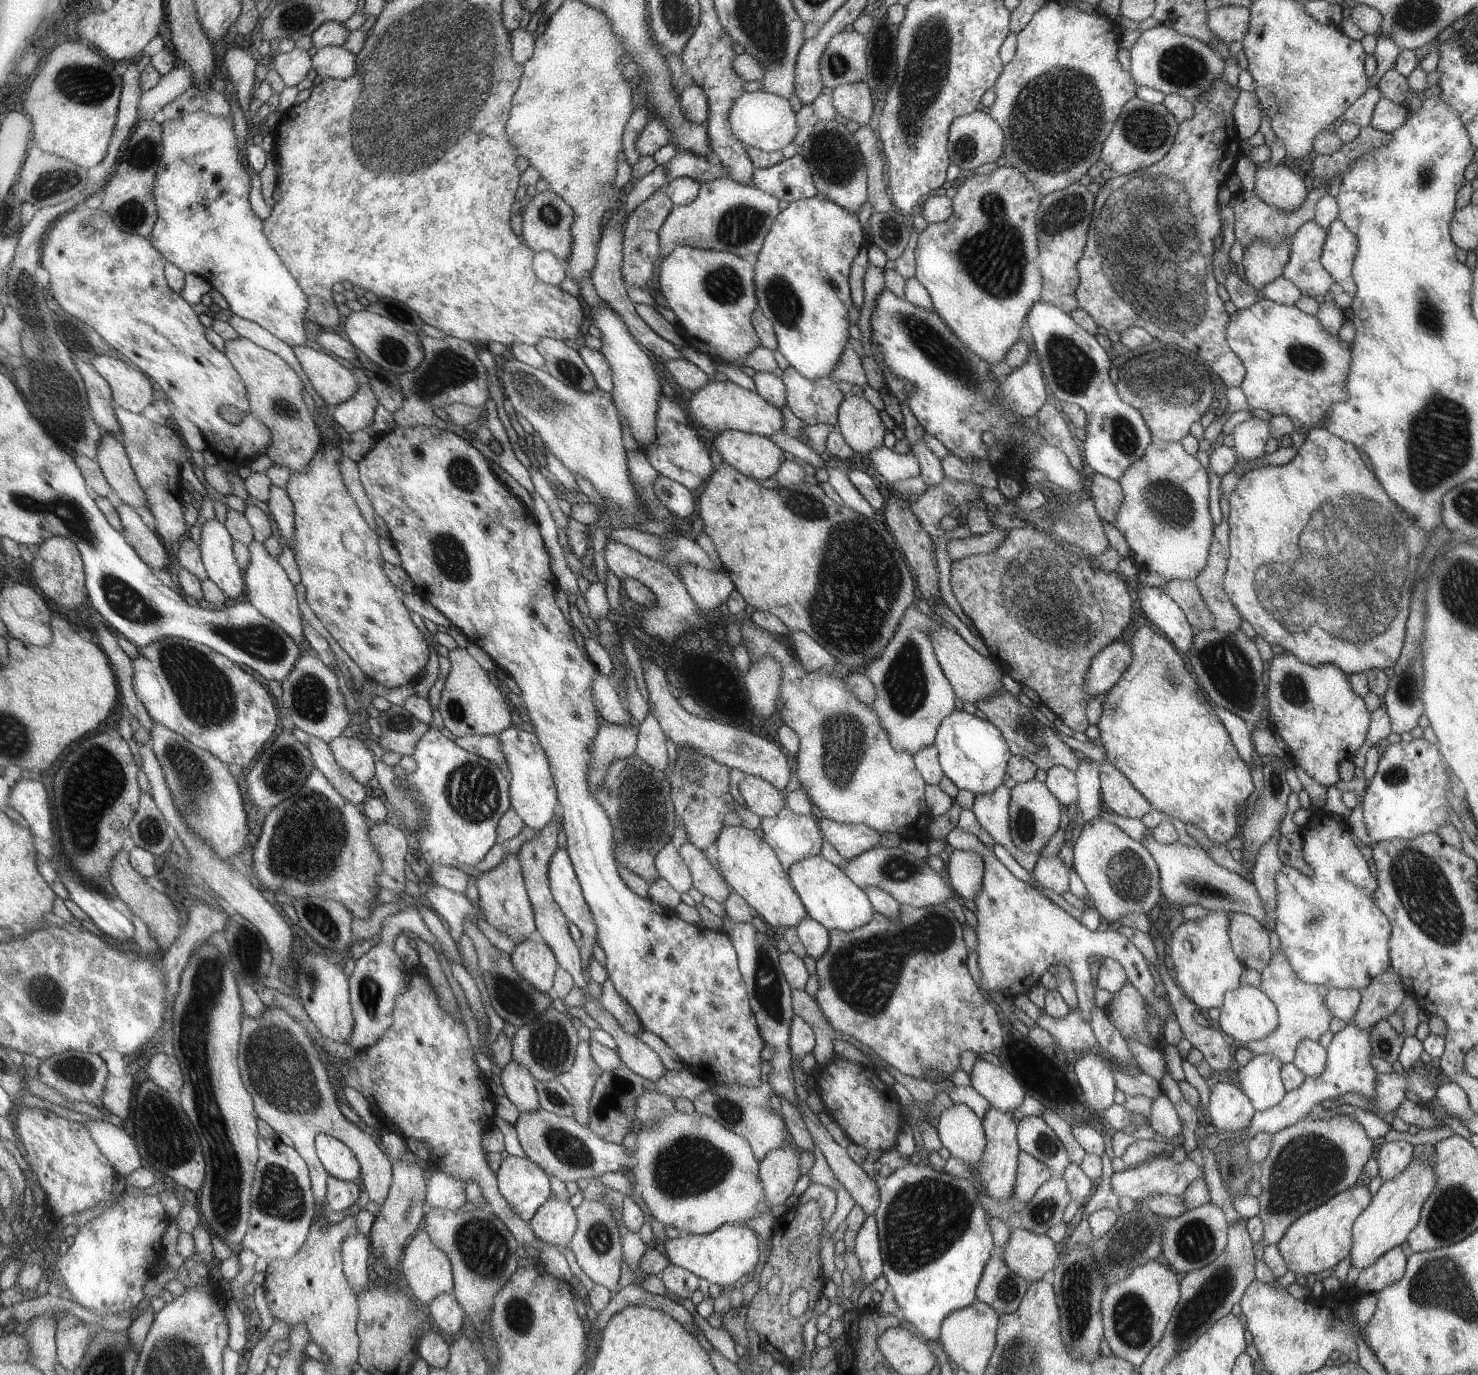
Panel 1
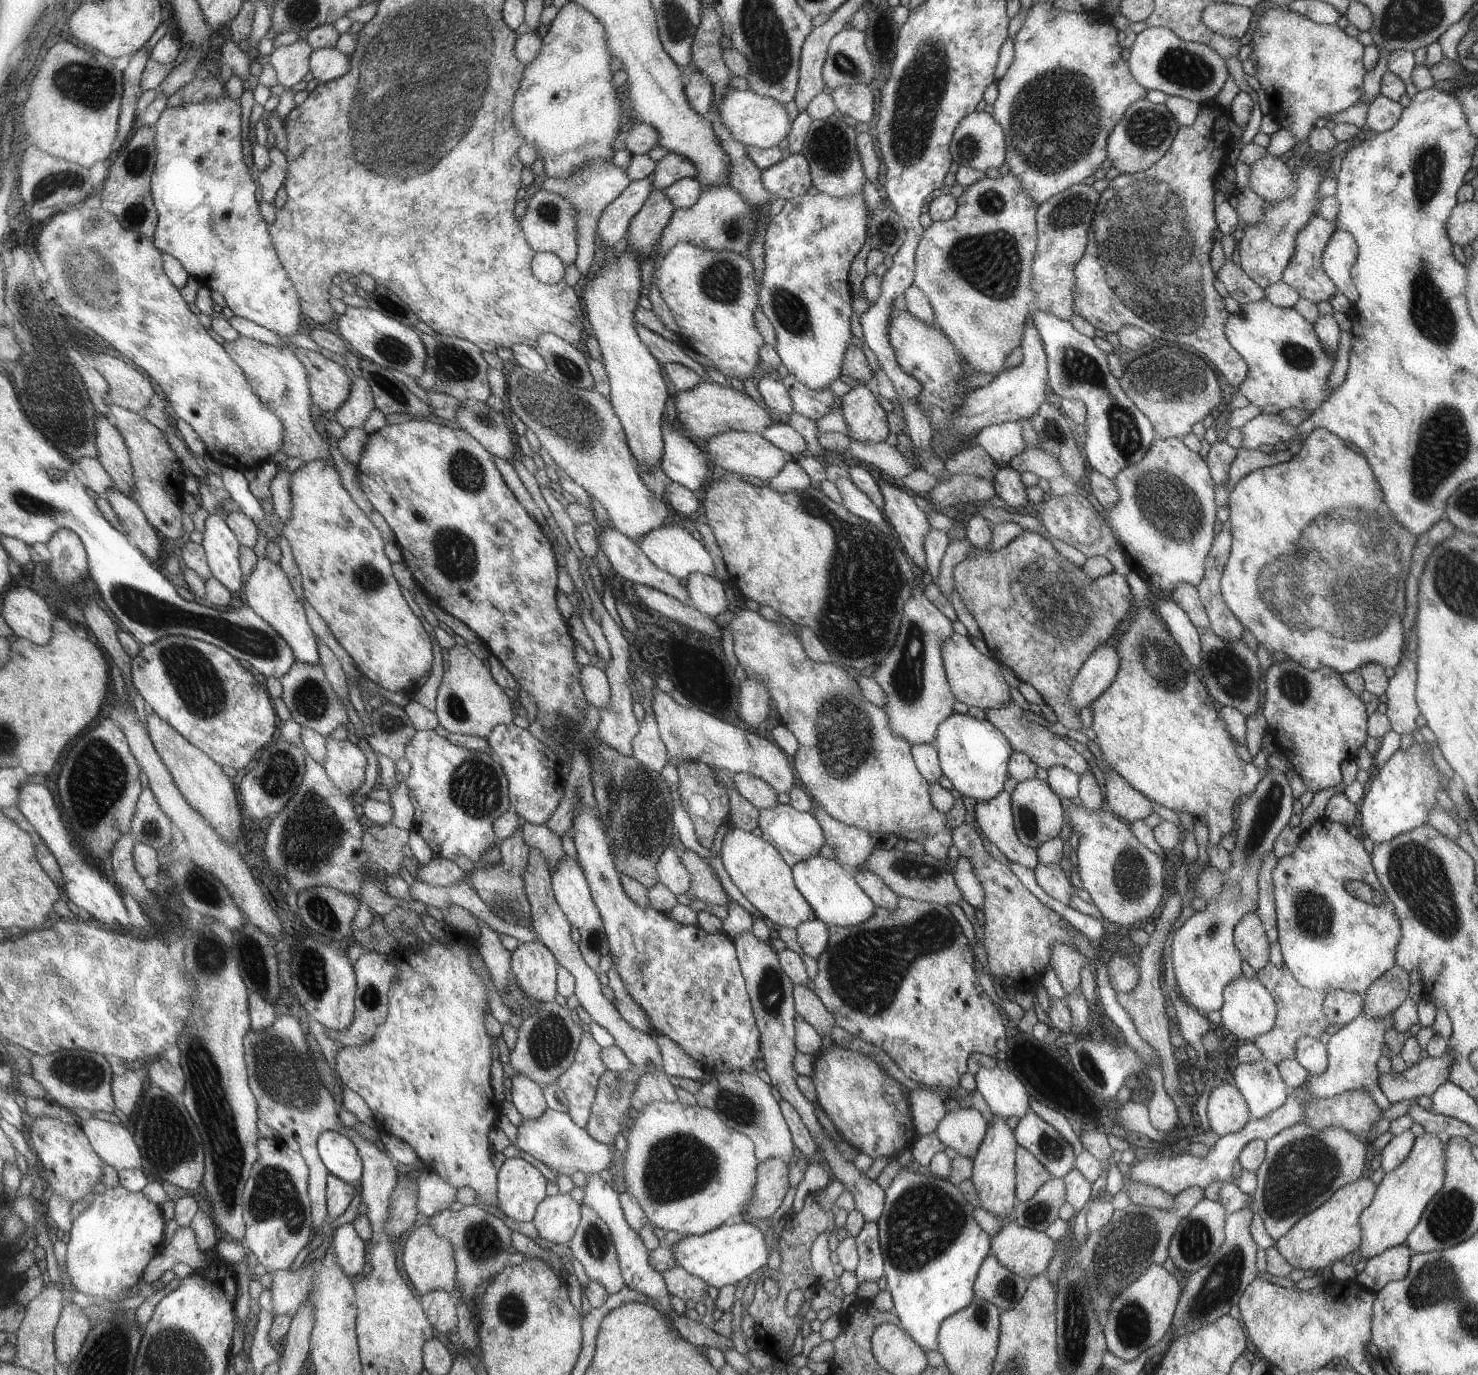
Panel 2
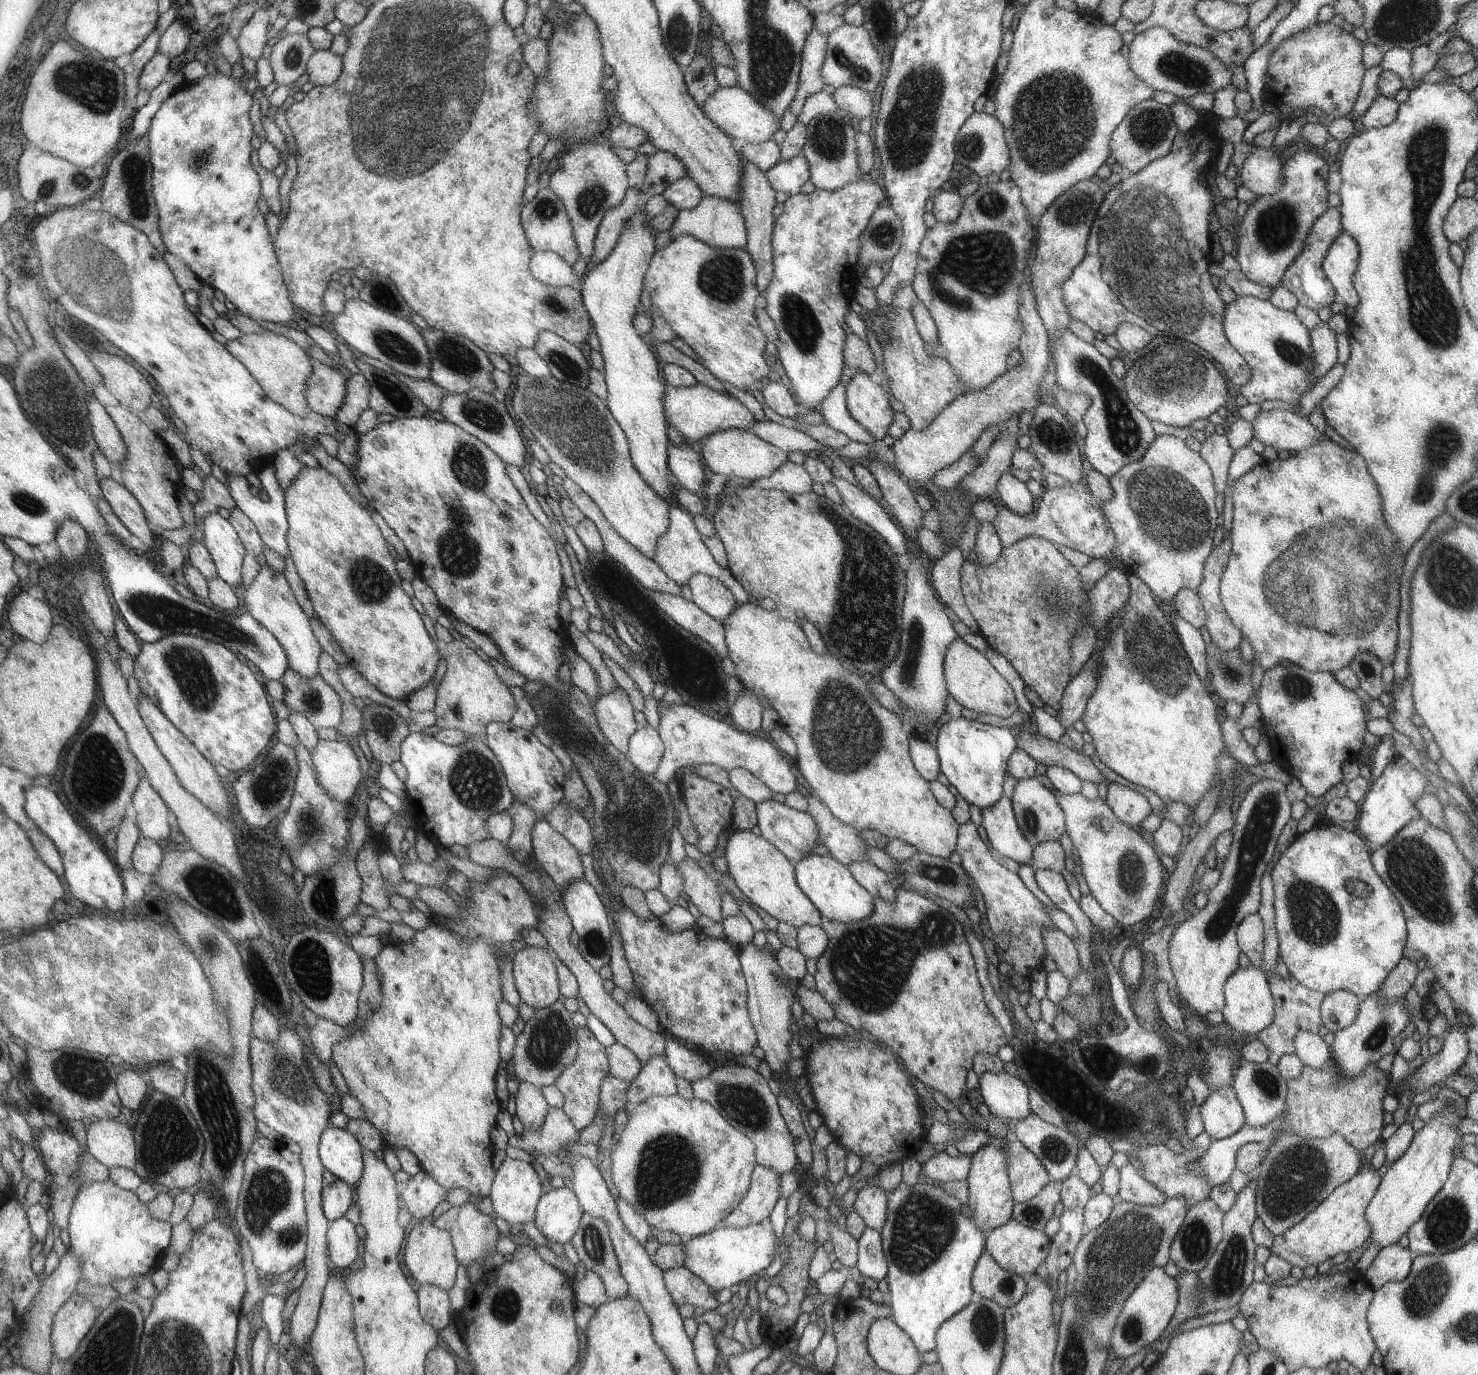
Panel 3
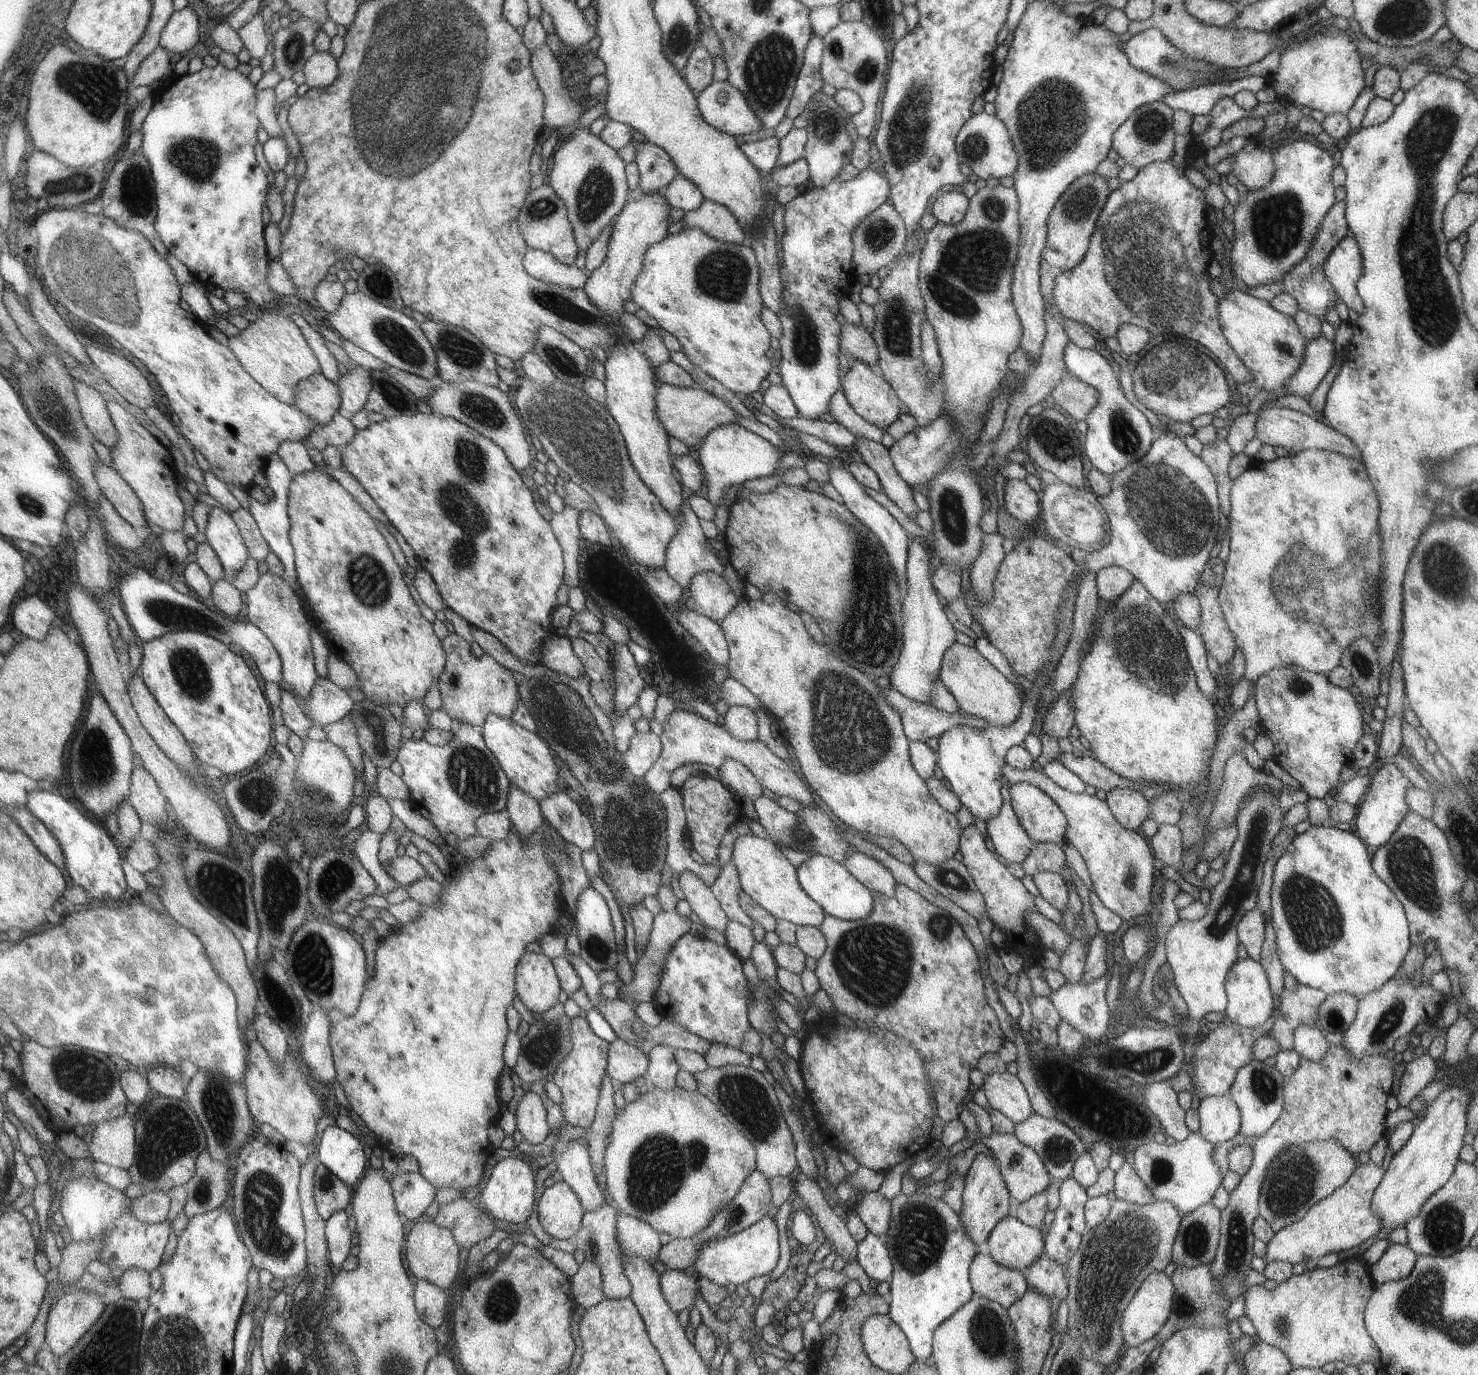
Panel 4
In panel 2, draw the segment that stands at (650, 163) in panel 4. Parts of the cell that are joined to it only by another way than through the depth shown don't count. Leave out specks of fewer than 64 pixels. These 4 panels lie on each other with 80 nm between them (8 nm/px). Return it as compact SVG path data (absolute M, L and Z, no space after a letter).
M679 153L665 154L655 163L652 174L652 188L663 190L676 180L683 177L693 178L696 175L696 166Z

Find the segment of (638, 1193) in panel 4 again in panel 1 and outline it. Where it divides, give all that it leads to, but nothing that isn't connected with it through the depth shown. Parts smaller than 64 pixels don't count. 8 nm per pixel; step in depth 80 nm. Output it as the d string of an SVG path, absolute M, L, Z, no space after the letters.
M674 1111L667 1115L662 1113L657 1119L656 1123L652 1124L649 1129L636 1130L637 1133L637 1146L635 1146L636 1151L634 1155L636 1156L636 1165L633 1170L634 1182L636 1183L636 1192L640 1194L643 1198L646 1206L650 1210L650 1214L653 1219L662 1222L664 1226L673 1226L677 1228L679 1234L695 1233L696 1235L707 1234L713 1232L716 1228L722 1226L725 1223L735 1223L743 1220L743 1222L751 1220L760 1214L766 1213L768 1210L768 1204L766 1203L766 1198L764 1197L764 1186L759 1178L759 1164L758 1160L755 1160L753 1150L750 1148L748 1140L745 1137L736 1135L732 1133L730 1129L727 1129L725 1125L719 1124L713 1118L709 1118L705 1115L700 1115L697 1111L693 1111L691 1114L685 1114Z

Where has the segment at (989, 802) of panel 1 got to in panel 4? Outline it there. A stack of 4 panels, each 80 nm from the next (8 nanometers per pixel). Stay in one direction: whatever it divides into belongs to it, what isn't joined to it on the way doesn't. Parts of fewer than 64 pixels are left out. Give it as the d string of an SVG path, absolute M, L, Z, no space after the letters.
M1004 801L999 814L993 820L987 820L985 825L993 851L1007 863L1023 863L1034 849L1035 843L1019 825L1010 802Z

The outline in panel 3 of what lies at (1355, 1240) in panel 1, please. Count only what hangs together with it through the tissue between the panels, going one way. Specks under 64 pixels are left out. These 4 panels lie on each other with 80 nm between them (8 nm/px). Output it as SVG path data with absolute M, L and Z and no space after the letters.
M1444 1107L1424 1126L1415 1131L1407 1150L1397 1161L1391 1163L1381 1175L1378 1190L1374 1192L1365 1215L1370 1226L1371 1244L1386 1247L1397 1240L1420 1219L1427 1203L1442 1190L1454 1159L1454 1148L1460 1141L1456 1124L1461 1120L1452 1107Z

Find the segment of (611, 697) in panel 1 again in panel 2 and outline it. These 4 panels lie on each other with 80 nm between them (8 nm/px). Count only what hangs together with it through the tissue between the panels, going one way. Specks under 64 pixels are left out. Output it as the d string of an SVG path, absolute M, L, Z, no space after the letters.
M595 664L584 666L582 668L582 685L591 705L595 705L597 708L611 706L612 688L605 670Z

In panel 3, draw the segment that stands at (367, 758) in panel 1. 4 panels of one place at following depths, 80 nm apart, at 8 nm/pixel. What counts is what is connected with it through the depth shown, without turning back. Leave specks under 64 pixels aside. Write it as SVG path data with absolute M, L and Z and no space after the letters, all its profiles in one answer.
M320 740L312 750L318 781L327 792L340 801L349 802L363 778L361 760L347 741Z

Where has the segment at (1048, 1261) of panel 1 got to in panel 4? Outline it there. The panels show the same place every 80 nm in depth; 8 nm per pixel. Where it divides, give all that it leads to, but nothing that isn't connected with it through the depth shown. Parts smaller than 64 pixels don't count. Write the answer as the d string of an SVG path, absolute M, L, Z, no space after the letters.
M1003 1216L984 1244L985 1251L1003 1267L1024 1272L1045 1252L1045 1237L1039 1229Z

